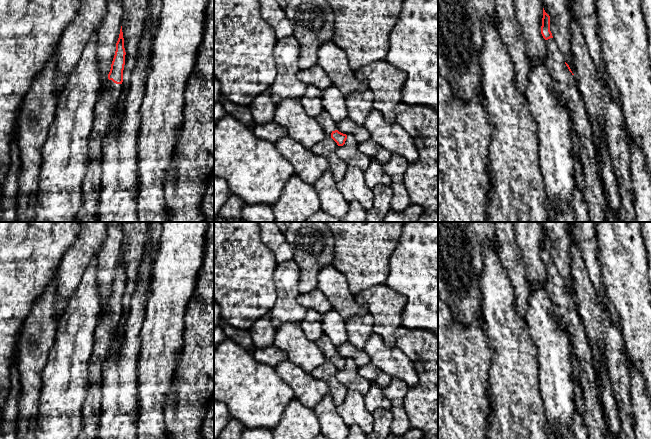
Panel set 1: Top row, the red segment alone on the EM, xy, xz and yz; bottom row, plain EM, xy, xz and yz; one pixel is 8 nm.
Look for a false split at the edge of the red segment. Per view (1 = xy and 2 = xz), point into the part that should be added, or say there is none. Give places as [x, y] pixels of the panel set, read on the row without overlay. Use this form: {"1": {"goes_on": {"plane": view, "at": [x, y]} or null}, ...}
{"1": {"goes_on": {"plane": "xy", "at": [109, 320]}}, "2": {"goes_on": {"plane": "xz", "at": [324, 343]}}}

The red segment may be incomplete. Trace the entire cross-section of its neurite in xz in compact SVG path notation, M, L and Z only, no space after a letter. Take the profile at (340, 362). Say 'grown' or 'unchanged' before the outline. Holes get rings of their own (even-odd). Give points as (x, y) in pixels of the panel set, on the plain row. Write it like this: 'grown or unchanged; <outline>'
grown; M323 334L316 344L322 353L326 356L328 361L331 361L338 370L343 370L347 363L347 359L338 355L337 347L332 343L330 338Z

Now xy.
grown; M122 250L116 275L108 298L108 305L99 314L97 327L94 334L94 347L89 360L87 397L82 411L82 430L79 439L96 439L101 413L103 394L102 365L108 356L113 336L123 315L123 294L125 289L125 272Z

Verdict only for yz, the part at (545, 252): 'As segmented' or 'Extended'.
Extended

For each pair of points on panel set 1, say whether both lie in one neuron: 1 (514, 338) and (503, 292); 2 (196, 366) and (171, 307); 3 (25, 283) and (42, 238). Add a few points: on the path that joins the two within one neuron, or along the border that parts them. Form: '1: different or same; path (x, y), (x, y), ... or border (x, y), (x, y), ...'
1: same; path (504, 327), (503, 303)
2: different; border (186, 310), (183, 326), (183, 343), (177, 356)
3: same; path (25, 272), (25, 255), (31, 249)

